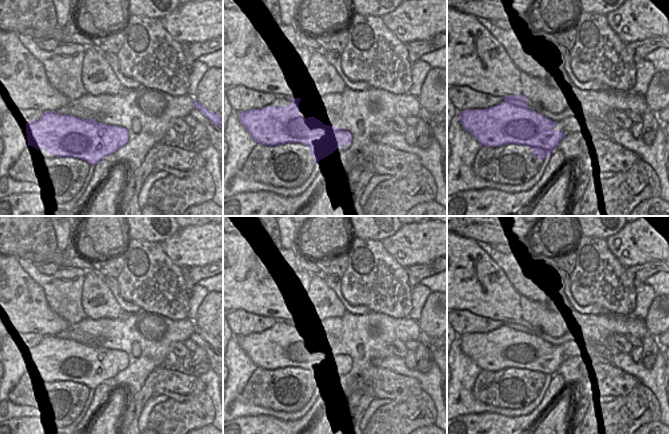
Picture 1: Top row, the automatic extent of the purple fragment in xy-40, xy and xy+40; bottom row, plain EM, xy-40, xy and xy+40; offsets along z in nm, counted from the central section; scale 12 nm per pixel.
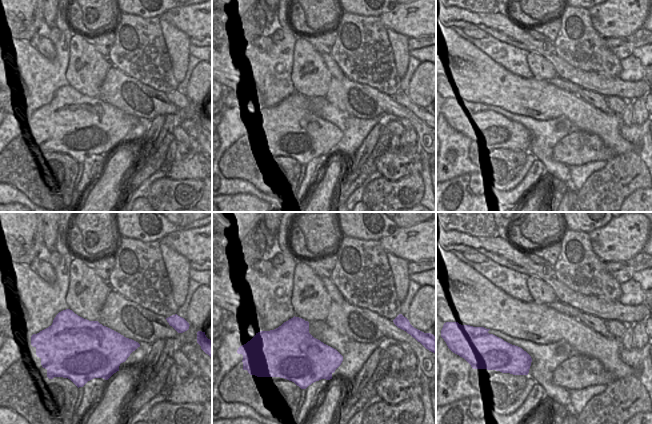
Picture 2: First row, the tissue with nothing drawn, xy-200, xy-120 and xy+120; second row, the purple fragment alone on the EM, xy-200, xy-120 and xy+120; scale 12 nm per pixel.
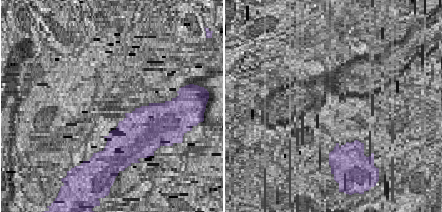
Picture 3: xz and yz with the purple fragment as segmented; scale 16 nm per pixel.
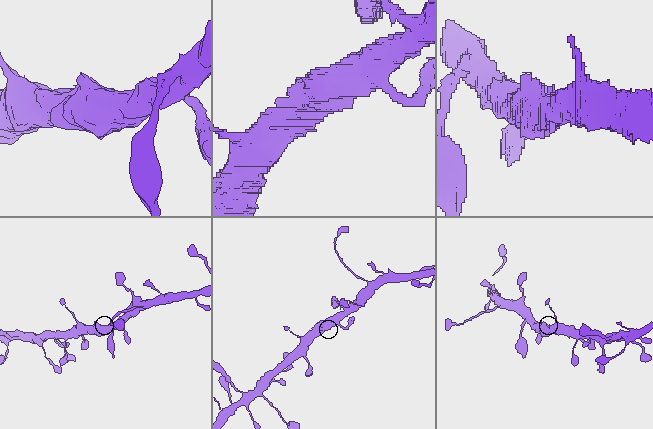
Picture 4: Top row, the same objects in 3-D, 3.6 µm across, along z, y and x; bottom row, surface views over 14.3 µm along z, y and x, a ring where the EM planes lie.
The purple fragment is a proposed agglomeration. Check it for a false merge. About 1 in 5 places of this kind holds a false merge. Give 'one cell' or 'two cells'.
one cell

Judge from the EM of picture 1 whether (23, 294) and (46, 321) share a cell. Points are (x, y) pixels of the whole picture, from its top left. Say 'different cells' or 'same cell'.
same cell

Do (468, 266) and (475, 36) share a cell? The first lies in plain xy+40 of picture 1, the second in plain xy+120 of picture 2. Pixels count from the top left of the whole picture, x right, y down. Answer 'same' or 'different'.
different

